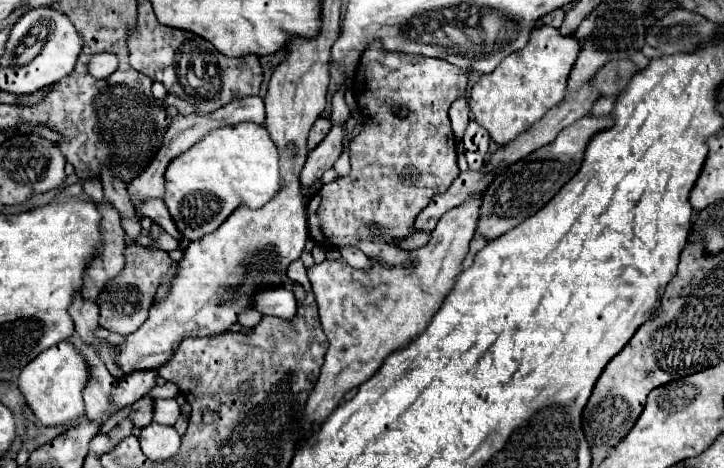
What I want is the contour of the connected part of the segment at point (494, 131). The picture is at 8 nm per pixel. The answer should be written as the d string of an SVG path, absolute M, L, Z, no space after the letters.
M539 26L523 50L503 58L493 74L481 76L473 86L469 96L471 118L481 124L499 146L509 144L541 120L543 112L563 100L567 78L579 52L581 46L575 36L563 36L553 26Z

